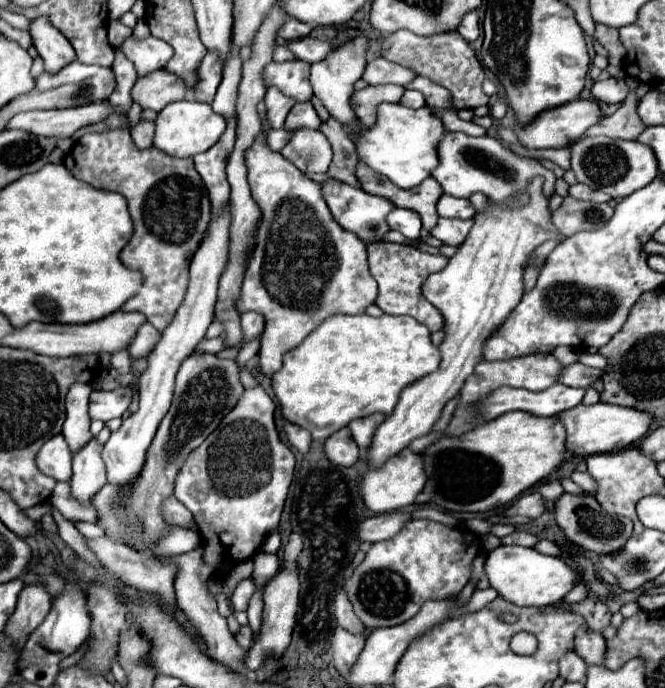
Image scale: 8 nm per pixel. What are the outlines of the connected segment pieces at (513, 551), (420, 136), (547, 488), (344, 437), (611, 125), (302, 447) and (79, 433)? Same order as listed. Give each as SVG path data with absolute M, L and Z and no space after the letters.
M498 546L496 550L488 552L486 558L486 574L490 578L490 586L508 602L516 606L532 606L544 608L550 604L560 602L576 584L576 570L570 568L558 556L544 556L534 548L524 546Z
M380 104L376 108L374 126L358 134L356 154L358 160L366 162L374 172L390 178L400 188L414 188L424 178L430 176L430 170L438 166L438 140L444 136L442 122L428 112L428 108L406 108L400 104Z
M558 480L548 482L548 484L542 484L538 490L540 490L540 494L542 494L542 498L544 498L546 502L554 502L554 500L558 500L558 498L562 496L562 492L564 492Z
M348 428L338 430L324 442L326 456L336 466L352 466L358 460L358 446Z
M628 76L626 83L630 88L628 98L618 106L618 110L612 116L602 118L596 126L588 128L582 138L588 136L610 136L610 138L622 138L622 140L634 140L640 136L640 132L646 128L637 114L637 102L635 91L639 84L638 79Z
M286 422L284 432L286 432L286 436L288 436L290 446L294 446L294 448L296 448L298 452L302 452L302 454L306 454L306 452L308 452L310 442L312 442L312 436L310 436L310 432L308 432L308 430L304 430L304 428L296 426L296 424Z
M74 382L66 396L66 422L64 422L64 438L72 452L80 450L84 444L90 442L90 416L88 416L88 398L92 392L92 384Z

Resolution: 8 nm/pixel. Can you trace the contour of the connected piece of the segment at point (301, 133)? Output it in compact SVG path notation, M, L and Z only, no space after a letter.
M300 128L292 132L288 144L280 150L302 172L328 172L332 162L332 148L320 130Z

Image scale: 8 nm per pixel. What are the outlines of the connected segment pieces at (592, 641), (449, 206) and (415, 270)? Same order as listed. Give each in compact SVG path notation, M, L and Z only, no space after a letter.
M586 628L586 630L580 630L580 634L576 636L574 650L584 658L584 662L588 666L602 664L604 654L606 654L606 640L600 632L594 632L594 630Z
M442 194L438 204L436 204L438 216L444 218L462 218L462 220L470 219L476 214L476 208L464 200L464 198L454 198L448 194Z
M372 242L368 244L368 266L372 278L378 282L378 298L376 306L392 316L408 314L416 318L420 324L426 324L430 332L438 332L444 326L444 318L440 312L422 296L422 282L434 270L442 270L448 264L448 258L440 254L420 252L406 244L392 244L392 242Z

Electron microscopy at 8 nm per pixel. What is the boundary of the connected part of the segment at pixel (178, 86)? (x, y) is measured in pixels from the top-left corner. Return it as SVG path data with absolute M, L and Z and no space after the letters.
M156 70L152 74L146 74L144 78L138 78L132 88L132 100L140 104L142 110L150 108L160 112L166 104L184 98L186 98L184 82L164 70Z

